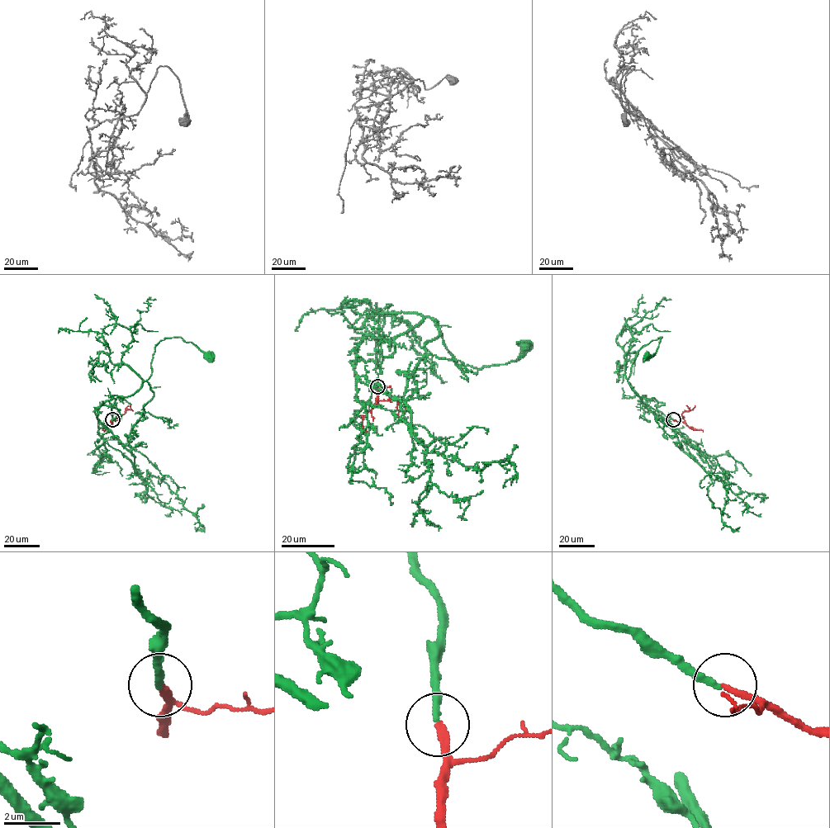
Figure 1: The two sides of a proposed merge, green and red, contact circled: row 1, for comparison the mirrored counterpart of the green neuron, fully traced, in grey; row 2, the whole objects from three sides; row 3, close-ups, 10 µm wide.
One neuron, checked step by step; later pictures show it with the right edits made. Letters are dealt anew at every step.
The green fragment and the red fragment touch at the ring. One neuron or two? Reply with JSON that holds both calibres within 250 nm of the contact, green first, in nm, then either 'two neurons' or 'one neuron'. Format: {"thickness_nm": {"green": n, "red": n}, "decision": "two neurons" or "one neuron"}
{"thickness_nm": {"green": 240, "red": 240}, "decision": "one neuron"}

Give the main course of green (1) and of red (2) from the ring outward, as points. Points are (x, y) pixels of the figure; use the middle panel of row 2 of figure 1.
1: (377, 386), (373, 336), (379, 345), (426, 317), (438, 322), (458, 364), (506, 365), (525, 344)
2: (377, 386), (377, 399), (374, 404), (396, 399), (397, 409), (406, 411), (404, 406)

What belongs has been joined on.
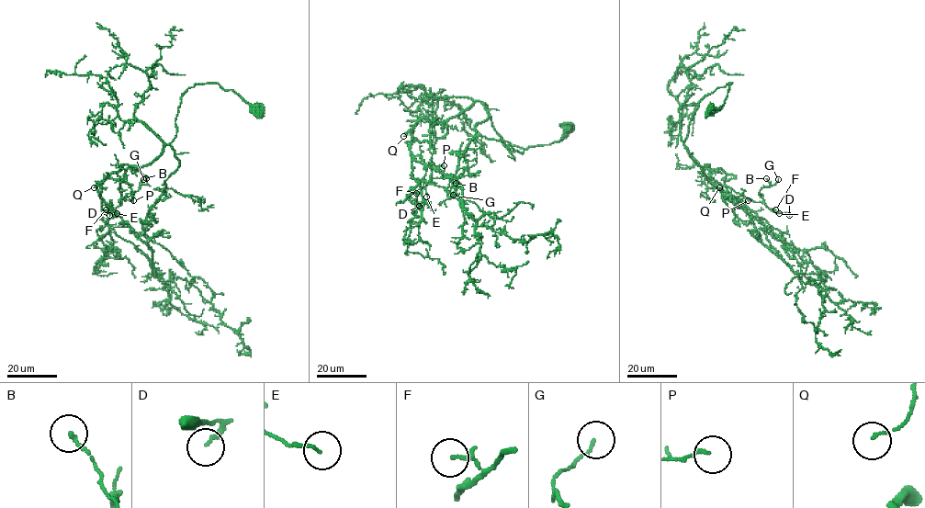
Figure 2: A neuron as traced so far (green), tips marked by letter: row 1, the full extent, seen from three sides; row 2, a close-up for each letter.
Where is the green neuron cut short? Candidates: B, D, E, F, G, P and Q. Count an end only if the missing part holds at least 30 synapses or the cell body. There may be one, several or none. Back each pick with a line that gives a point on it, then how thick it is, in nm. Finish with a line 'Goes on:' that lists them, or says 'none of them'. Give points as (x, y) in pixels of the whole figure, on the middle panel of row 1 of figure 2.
Q: at (403, 136); 110 nm thick
Goes on: Q

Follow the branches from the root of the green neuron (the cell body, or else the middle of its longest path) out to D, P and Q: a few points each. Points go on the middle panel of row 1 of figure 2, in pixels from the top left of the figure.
D: (568, 126), (558, 141), (519, 148), (504, 142), (479, 101), (432, 127), (427, 118), (432, 176), (419, 206)
P: (568, 126), (549, 144), (507, 145), (487, 106), (476, 101), (432, 127), (427, 118), (432, 167), (444, 165)
Q: (568, 126), (549, 144), (507, 145), (487, 106), (476, 101), (432, 127), (421, 118), (403, 136)

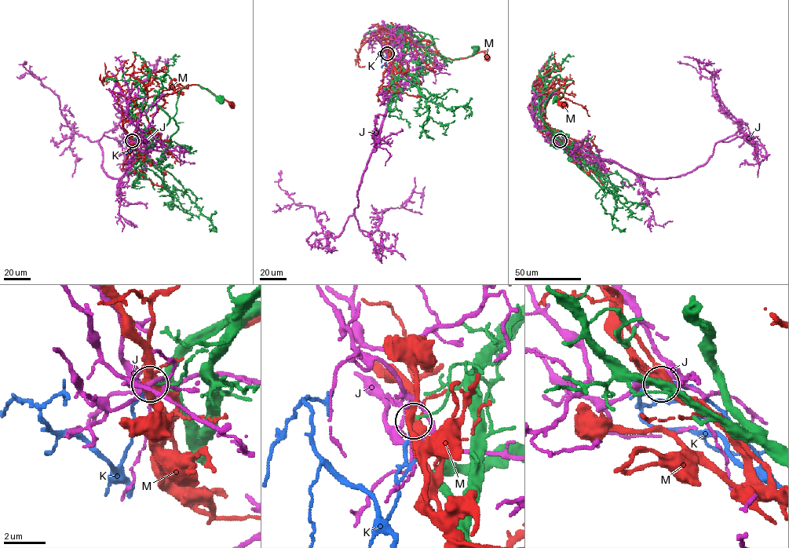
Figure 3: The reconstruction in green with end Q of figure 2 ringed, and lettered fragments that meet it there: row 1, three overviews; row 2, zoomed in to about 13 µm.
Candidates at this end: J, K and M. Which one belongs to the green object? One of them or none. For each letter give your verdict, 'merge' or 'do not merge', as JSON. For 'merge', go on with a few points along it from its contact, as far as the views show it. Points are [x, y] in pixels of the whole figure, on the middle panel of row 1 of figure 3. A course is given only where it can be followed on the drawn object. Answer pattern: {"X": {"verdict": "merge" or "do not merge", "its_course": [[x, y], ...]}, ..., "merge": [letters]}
{"J": {"verdict": "do not merge"}, "K": {"verdict": "merge", "its_course": [[388, 53], [385, 60], [380, 52], [378, 57]]}, "M": {"verdict": "do not merge"}, "merge": ["K"]}

